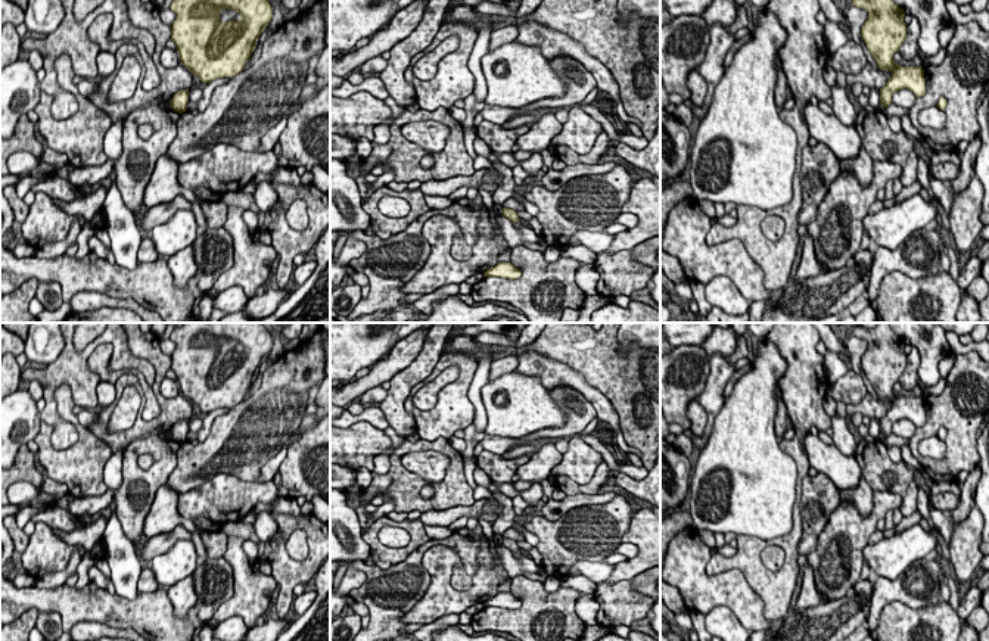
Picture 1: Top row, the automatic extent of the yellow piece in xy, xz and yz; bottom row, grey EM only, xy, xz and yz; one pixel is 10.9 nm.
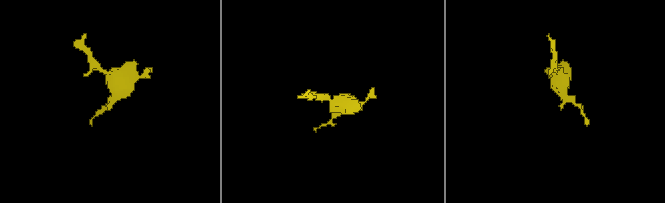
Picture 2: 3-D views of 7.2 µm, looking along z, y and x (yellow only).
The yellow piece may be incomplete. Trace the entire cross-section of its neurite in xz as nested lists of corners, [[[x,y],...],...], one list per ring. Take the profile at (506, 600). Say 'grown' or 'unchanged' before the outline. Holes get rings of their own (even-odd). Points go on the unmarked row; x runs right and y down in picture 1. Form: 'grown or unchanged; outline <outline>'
unchanged; outline [[[500,592],[495,597],[491,597],[489,600],[483,601],[483,607],[503,607],[516,610],[520,606],[522,606],[520,600],[510,592]]]

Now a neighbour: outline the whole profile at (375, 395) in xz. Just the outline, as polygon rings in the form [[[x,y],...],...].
[[[382,385],[374,386],[368,390],[366,390],[361,396],[360,396],[360,404],[376,404],[379,405],[385,398],[386,398],[388,392],[382,388]]]

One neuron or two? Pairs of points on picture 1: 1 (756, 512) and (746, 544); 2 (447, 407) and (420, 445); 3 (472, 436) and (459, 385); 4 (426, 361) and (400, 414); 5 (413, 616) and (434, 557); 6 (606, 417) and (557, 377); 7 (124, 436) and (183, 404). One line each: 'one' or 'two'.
1: two
2: two
3: two
4: one
5: one
6: one
7: one

